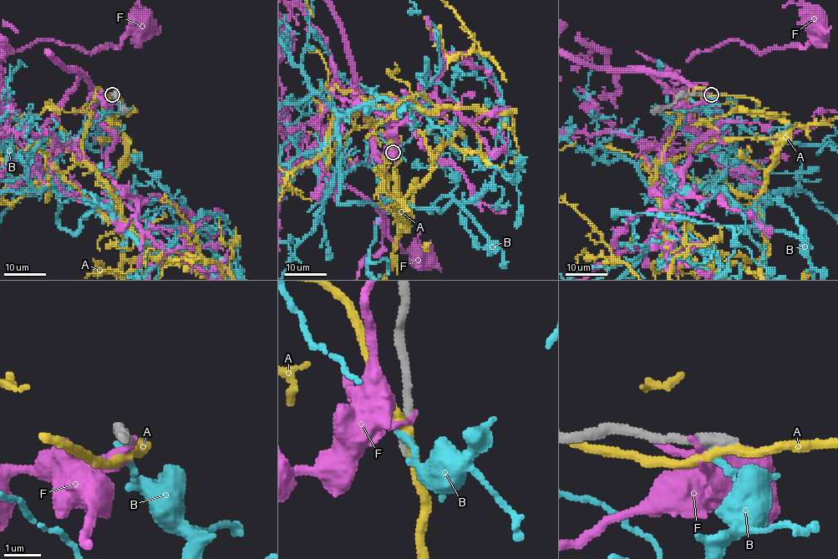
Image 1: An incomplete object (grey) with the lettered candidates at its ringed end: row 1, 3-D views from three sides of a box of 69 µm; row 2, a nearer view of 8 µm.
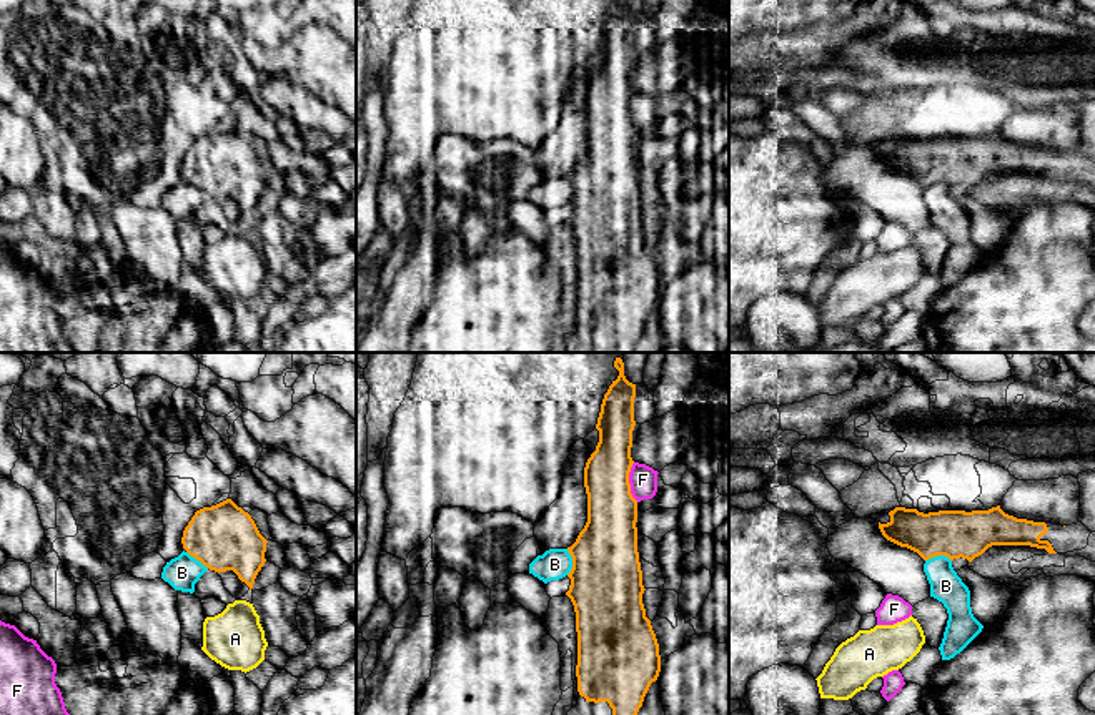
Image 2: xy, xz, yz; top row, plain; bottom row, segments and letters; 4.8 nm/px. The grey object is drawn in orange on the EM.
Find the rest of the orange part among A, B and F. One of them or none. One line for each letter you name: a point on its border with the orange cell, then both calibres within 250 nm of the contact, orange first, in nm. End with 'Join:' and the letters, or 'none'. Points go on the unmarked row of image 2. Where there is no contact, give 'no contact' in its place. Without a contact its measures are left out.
Join: none

